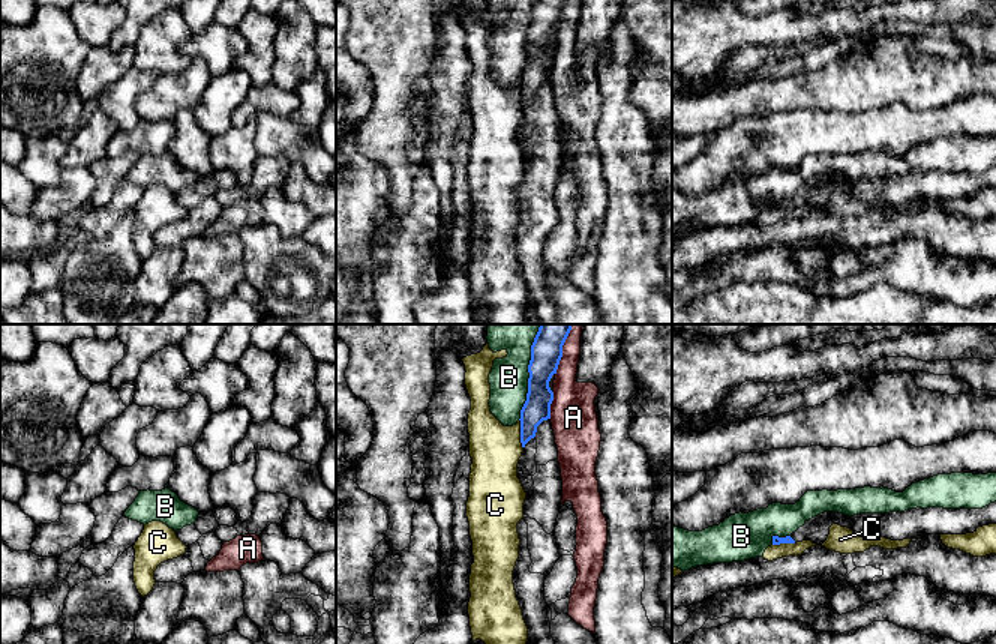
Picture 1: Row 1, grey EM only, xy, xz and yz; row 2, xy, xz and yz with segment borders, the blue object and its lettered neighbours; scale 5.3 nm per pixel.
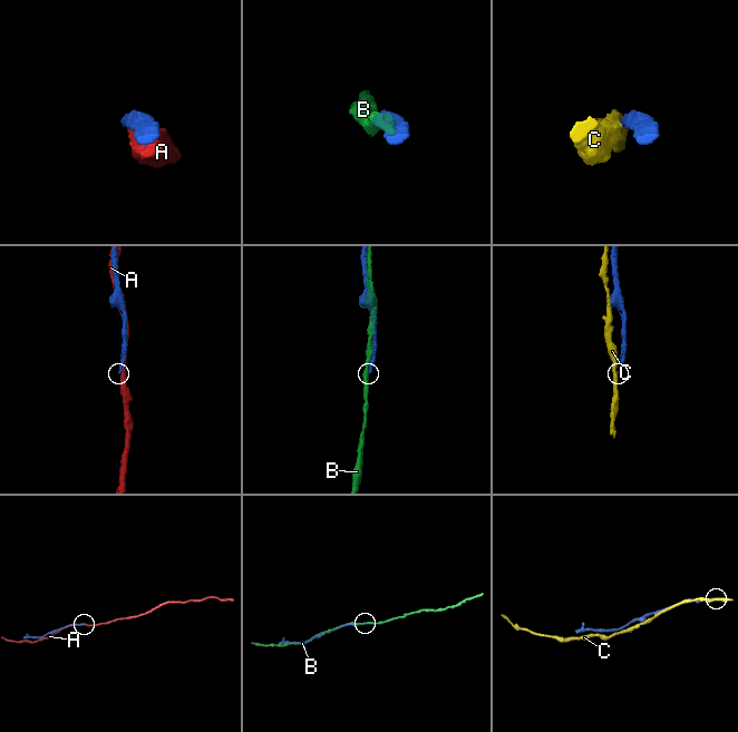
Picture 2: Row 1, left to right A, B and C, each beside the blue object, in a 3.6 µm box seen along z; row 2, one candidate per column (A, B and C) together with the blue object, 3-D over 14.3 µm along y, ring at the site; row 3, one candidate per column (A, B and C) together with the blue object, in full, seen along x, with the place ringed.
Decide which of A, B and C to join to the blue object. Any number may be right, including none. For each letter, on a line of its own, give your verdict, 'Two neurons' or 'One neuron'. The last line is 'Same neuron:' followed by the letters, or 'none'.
A: Two neurons
B: Two neurons
C: Two neurons
Same neuron: none

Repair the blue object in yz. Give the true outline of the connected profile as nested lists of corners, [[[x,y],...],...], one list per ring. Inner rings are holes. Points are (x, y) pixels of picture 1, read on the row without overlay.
[[[996,165],[982,173],[909,173],[890,177],[860,177],[848,180],[838,176],[824,176],[786,201],[772,200],[772,209],[812,204],[822,209],[830,191],[838,188],[850,192],[860,201],[886,201],[891,204],[914,203],[926,198],[966,198],[978,191],[996,188]]]

